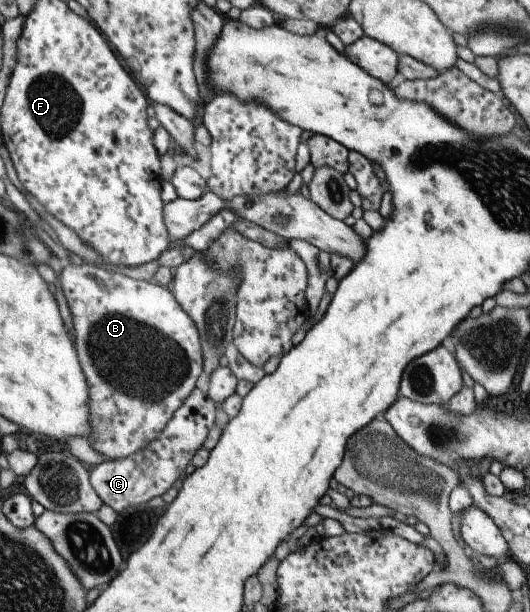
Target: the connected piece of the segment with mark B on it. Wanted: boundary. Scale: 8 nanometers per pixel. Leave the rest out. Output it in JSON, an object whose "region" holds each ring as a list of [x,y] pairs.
{"region":[[[89,262],[80,265],[69,264],[62,268],[60,273],[60,288],[65,303],[69,309],[72,319],[73,335],[75,335],[75,349],[77,349],[77,361],[81,365],[81,371],[89,385],[88,399],[88,421],[91,422],[92,432],[86,439],[88,444],[105,460],[120,460],[128,455],[140,452],[158,438],[162,429],[167,425],[173,412],[182,404],[182,401],[195,388],[195,381],[199,379],[202,370],[202,351],[200,350],[197,328],[189,316],[177,305],[173,294],[156,284],[154,280],[136,280],[123,274],[109,272]]]}

